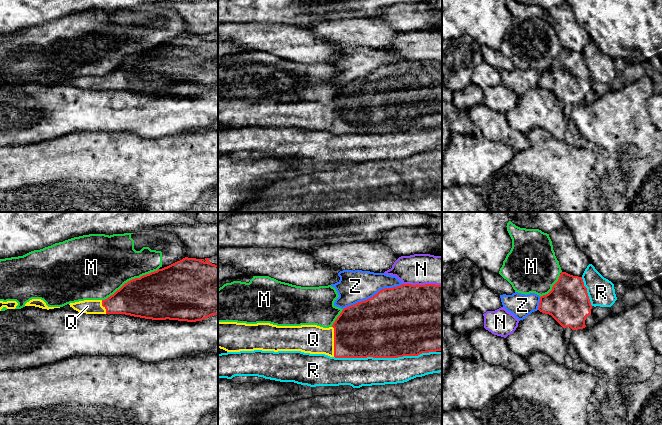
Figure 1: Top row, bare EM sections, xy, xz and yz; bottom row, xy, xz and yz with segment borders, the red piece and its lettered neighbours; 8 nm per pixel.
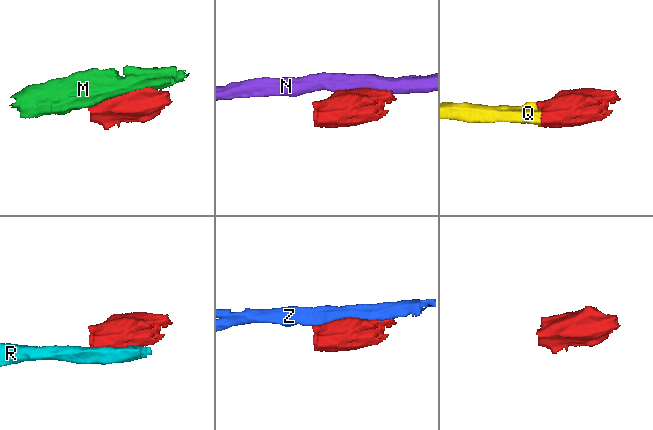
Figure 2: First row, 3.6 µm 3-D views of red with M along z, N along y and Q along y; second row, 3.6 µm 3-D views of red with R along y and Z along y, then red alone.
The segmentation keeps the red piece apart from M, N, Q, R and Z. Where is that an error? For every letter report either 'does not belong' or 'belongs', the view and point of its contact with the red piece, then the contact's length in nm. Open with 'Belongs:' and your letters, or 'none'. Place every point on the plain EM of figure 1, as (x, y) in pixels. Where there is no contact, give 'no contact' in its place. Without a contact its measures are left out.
Belongs: Q
M: does not belong | xy (130, 56) | 500 nm
N: does not belong | xz (422, 61) | 320 nm
Q: belongs | xz (334, 117) | 240 nm
R: does not belong | xz (384, 133) | 800 nm
Z: does not belong | xz (373, 72) | 500 nm

